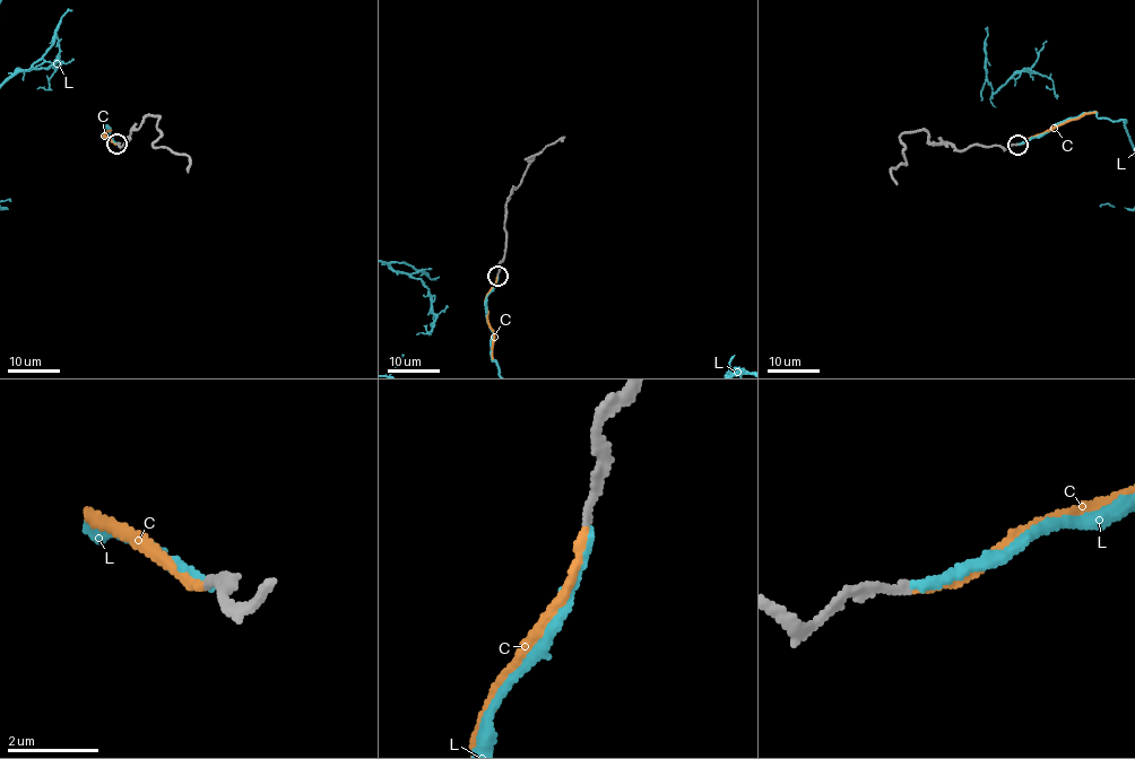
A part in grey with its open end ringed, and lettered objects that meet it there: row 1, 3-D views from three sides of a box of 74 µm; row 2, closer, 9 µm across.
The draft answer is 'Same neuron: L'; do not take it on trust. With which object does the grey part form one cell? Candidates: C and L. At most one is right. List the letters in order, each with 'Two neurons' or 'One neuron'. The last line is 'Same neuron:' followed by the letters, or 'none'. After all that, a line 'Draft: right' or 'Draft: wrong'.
C: Two neurons
L: One neuron
Same neuron: L
Draft: right

